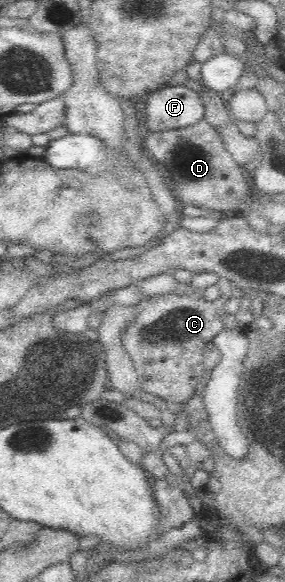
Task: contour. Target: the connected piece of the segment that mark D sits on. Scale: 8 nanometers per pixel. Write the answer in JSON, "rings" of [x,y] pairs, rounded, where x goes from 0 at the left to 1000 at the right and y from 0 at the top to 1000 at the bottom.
{"rings":[[[716,203],[649,220],[526,227],[498,254],[544,271],[586,316],[632,354],[677,352],[768,368],[856,364],[877,338],[877,316],[789,254],[768,225]]]}

